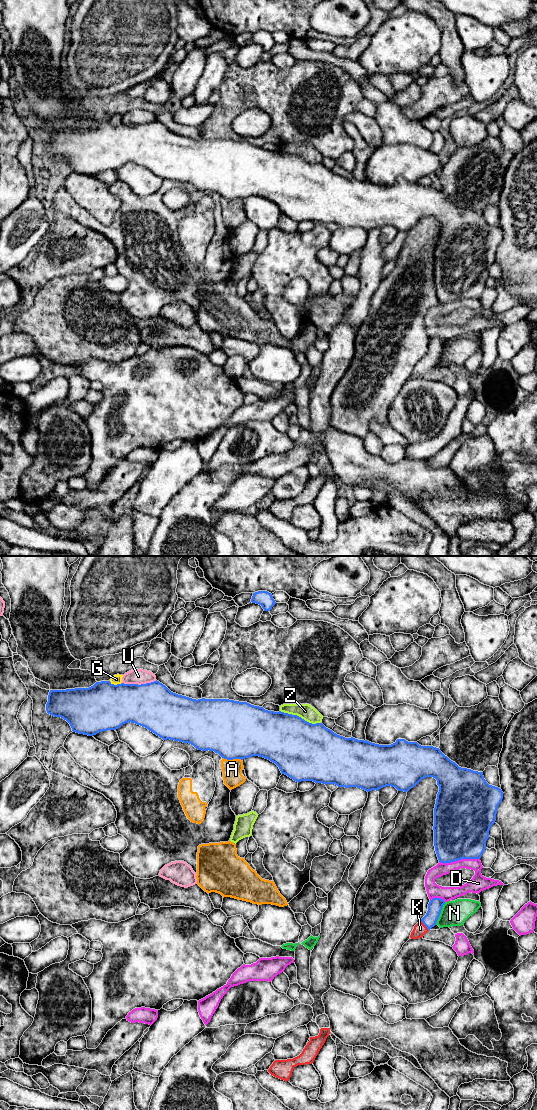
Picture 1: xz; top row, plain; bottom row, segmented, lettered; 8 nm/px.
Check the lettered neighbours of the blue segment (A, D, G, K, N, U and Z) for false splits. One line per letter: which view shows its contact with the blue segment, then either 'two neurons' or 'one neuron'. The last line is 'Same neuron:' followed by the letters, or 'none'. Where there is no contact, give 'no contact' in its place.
A: xz | two neurons
D: xz | two neurons
G: xz | two neurons
K: xz | one neuron
N: xz | two neurons
U: xz | two neurons
Z: xz | two neurons
Same neuron: K

